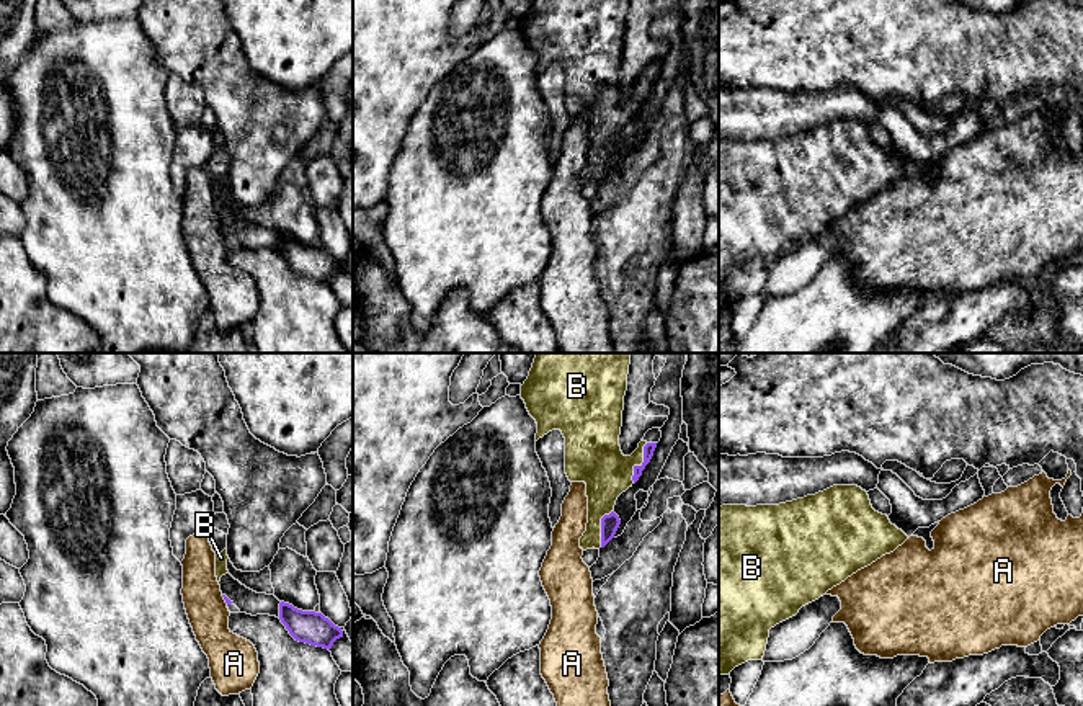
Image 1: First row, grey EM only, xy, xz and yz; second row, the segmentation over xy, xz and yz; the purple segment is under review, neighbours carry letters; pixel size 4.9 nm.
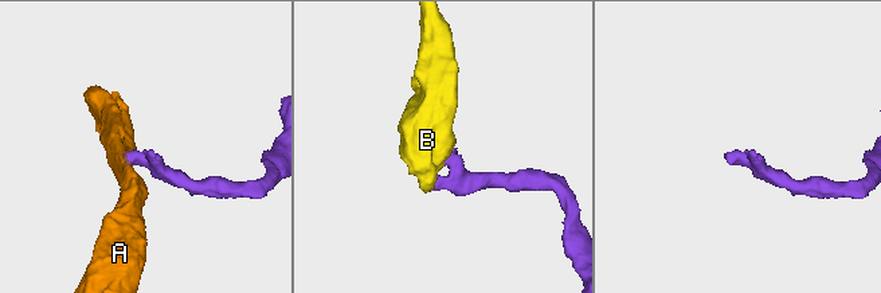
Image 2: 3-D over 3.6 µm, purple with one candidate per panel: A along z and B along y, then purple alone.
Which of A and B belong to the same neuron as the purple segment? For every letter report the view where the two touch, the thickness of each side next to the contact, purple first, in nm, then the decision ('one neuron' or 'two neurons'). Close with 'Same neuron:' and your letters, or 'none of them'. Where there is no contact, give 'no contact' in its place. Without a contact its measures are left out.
A: meets purple in xy; 20 nm thick on the purple side, 200 nm on the other; two neurons
B: meets purple in xz; 60 nm thick on the purple side, 280 nm on the other; one neuron
Same neuron: B

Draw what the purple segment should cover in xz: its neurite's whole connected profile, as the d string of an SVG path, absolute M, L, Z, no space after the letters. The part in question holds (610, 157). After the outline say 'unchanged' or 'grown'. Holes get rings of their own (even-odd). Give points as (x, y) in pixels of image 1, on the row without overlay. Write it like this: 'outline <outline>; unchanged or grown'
outline M533 0L528 13L521 20L521 33L529 49L537 57L536 75L552 64L560 64L565 72L565 108L570 116L585 116L588 131L588 157L586 165L580 172L580 181L604 181L616 168L621 154L613 145L617 131L632 121L642 105L650 96L657 77L640 75L639 82L624 90L619 80L622 60L624 29L627 25L629 0Z; grown

